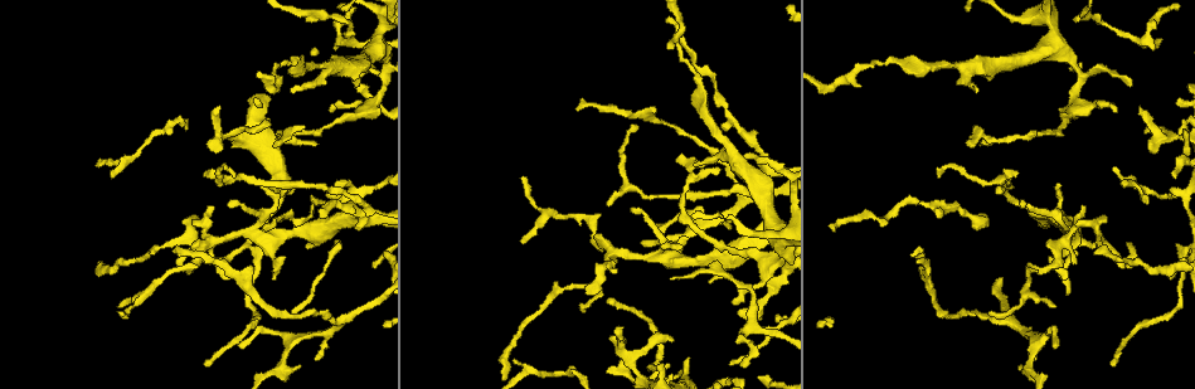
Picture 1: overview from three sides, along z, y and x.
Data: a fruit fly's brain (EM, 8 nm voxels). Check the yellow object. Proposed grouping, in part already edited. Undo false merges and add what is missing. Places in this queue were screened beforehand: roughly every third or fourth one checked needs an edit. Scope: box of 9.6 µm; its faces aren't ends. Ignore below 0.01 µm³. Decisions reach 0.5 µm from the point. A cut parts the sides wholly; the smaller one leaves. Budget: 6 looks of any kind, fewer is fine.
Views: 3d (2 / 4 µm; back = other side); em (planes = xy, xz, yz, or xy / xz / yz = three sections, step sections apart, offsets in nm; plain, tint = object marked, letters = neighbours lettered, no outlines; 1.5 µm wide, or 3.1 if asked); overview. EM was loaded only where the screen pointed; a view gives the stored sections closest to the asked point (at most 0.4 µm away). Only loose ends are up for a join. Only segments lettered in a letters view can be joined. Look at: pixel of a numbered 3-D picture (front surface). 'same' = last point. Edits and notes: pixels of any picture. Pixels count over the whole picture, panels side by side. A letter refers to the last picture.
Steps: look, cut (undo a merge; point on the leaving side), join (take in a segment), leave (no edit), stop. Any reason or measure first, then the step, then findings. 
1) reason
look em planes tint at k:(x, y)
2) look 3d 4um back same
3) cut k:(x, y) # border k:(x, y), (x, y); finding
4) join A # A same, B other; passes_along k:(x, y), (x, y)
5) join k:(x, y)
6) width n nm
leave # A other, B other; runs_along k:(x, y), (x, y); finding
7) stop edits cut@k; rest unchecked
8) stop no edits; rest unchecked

sharp bend
look em planes plain at 1:(1028, 267)

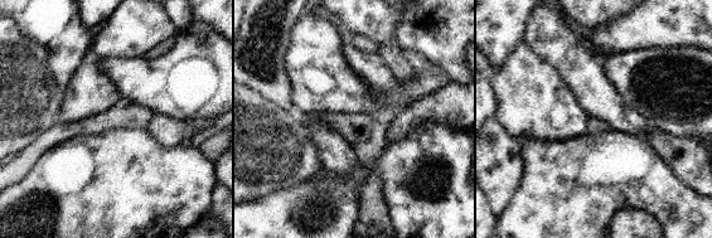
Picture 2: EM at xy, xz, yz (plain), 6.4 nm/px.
see the neighbours
look em planes letters same

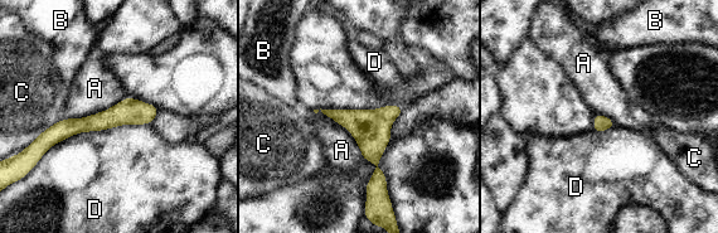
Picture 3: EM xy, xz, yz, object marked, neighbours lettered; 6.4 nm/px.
leave # A other, B other, C other, D other; border 3:(145, 124), (79, 131), (40, 156); all the same neuron

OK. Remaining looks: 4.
thin end
look em planes plain at 1:(638, 128)

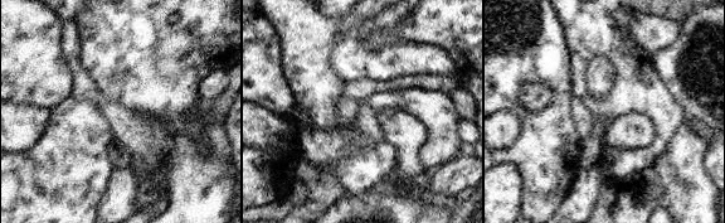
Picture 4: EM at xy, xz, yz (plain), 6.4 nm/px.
look em planes letters same

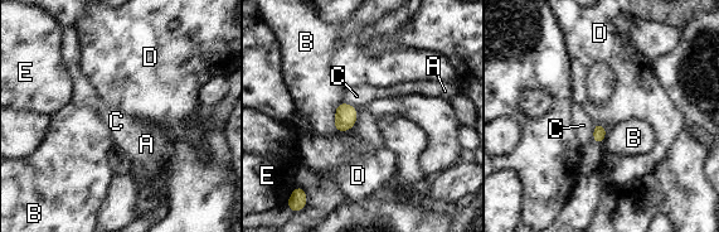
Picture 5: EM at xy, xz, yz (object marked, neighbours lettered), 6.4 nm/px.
width 90 nm
leave # A other, B other, C other, D other, E other; border 5:(356, 107), (355, 124), (344, 131); none of them fits

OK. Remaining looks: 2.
thin neck
look em planes letters at 1:(922, 203)

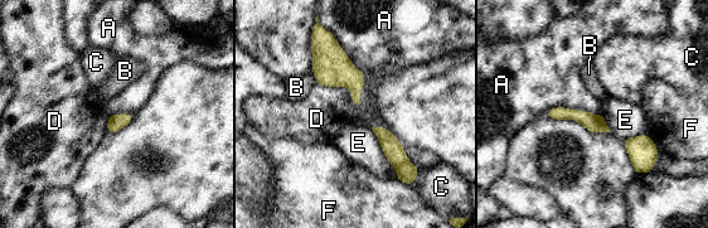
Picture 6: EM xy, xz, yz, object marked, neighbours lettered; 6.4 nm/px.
width 110 nm
leave # A other, B other, C other, D other, E other, F other; runs_along 6:(549, 114), (578, 115), (605, 129); one neuron here

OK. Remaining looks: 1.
stop no edits; rest unchecked

